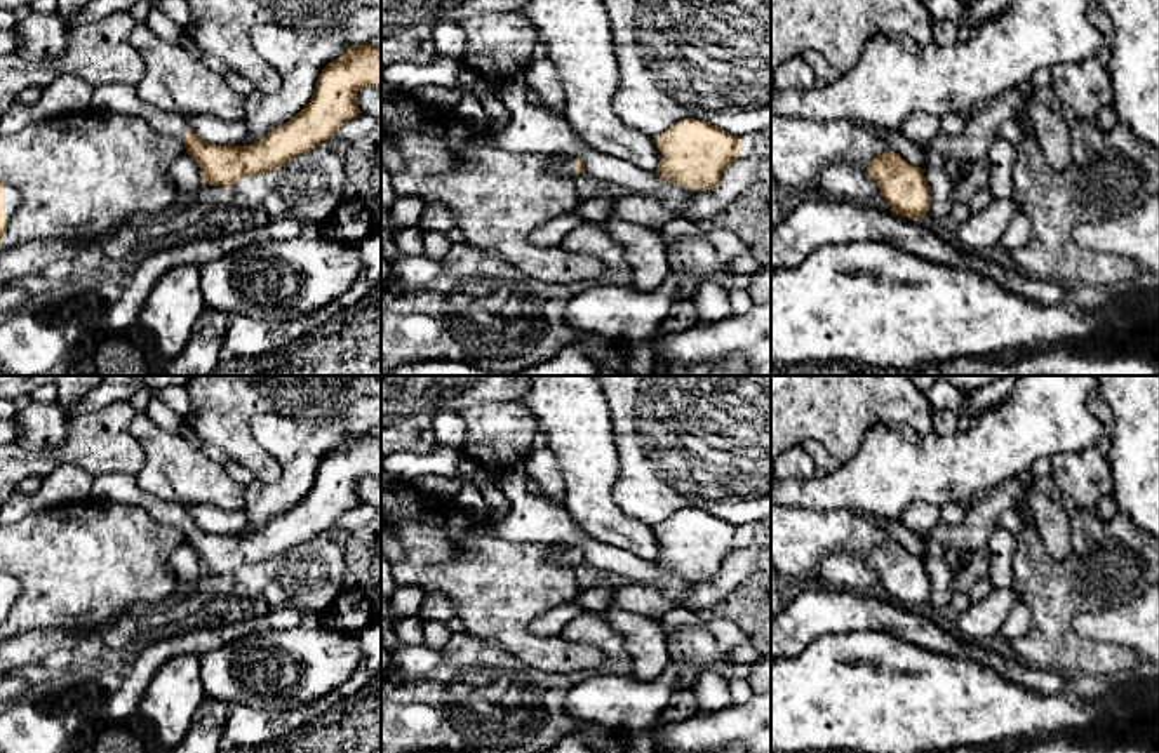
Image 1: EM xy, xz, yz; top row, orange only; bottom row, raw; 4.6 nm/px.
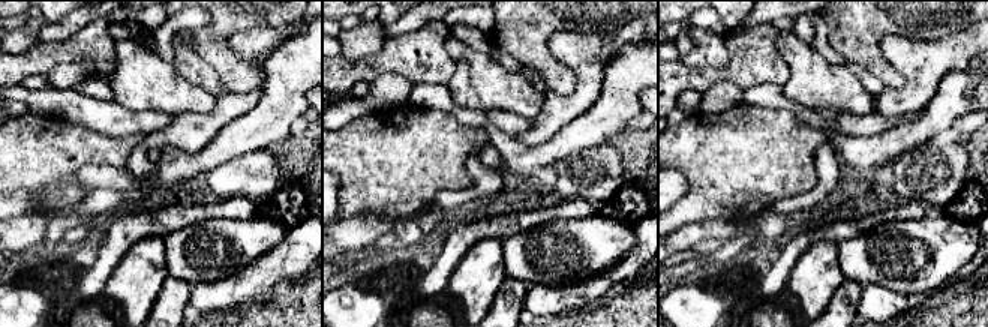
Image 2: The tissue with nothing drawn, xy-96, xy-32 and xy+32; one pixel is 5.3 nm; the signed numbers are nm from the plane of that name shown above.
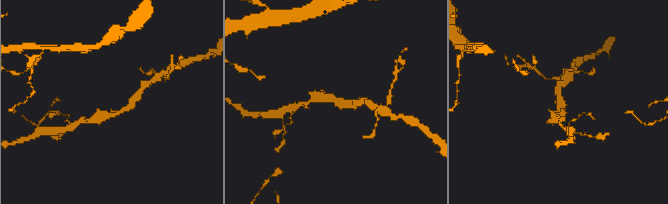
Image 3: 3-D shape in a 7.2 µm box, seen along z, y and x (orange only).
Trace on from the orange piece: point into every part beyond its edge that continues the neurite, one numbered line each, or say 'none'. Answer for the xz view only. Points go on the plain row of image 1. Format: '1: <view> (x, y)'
1: xz (562, 555)

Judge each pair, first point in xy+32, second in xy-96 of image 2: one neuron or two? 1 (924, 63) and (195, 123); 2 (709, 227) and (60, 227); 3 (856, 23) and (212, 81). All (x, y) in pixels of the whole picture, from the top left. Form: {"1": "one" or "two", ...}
{"1": "one", "2": "two", "3": "two"}

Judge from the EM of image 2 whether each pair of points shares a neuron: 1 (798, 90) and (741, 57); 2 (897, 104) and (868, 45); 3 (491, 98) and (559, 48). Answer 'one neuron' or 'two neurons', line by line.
1: two neurons
2: two neurons
3: two neurons

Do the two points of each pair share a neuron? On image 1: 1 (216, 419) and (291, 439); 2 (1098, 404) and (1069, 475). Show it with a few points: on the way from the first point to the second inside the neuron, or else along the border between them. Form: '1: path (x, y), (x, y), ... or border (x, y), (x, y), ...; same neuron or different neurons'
1: border (258, 413), (251, 423), (251, 435), (277, 458); different neurons
2: path (1105, 421), (1102, 444), (1086, 459); same neuron

